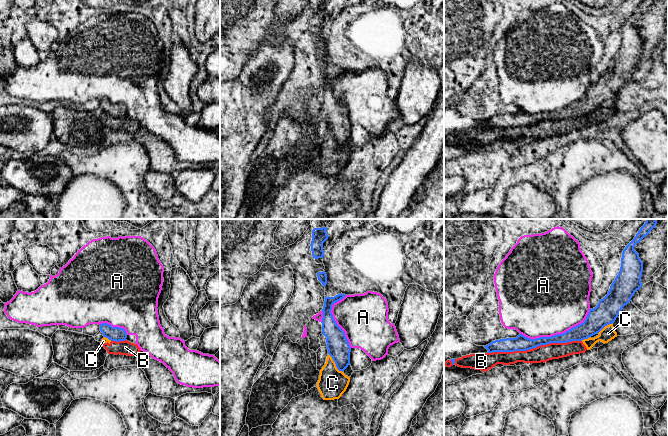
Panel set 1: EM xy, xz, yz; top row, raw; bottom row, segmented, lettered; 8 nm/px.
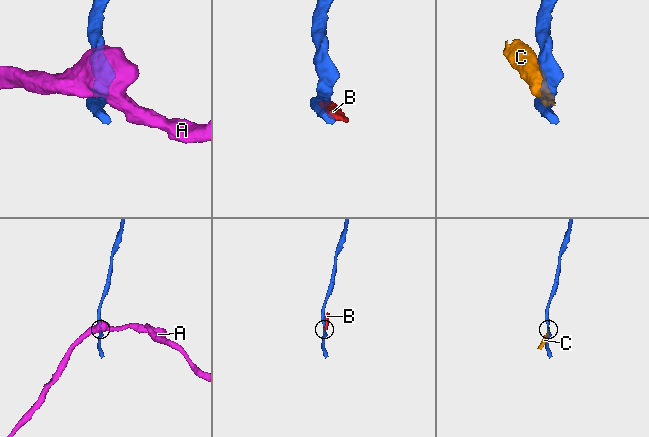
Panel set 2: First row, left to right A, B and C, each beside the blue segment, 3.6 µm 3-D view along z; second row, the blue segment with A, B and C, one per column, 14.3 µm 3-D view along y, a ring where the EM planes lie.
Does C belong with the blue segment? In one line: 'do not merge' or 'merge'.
do not merge

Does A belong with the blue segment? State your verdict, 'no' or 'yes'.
no

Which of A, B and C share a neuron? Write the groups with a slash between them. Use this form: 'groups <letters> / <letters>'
groups A / B C

